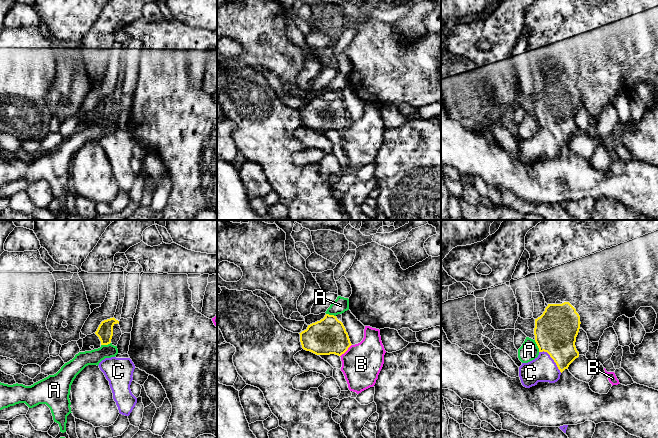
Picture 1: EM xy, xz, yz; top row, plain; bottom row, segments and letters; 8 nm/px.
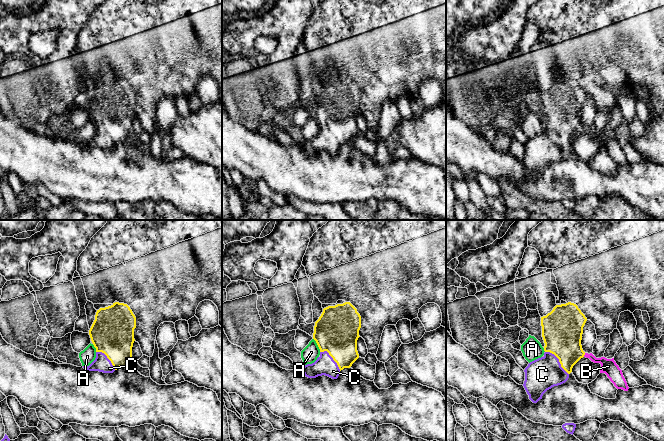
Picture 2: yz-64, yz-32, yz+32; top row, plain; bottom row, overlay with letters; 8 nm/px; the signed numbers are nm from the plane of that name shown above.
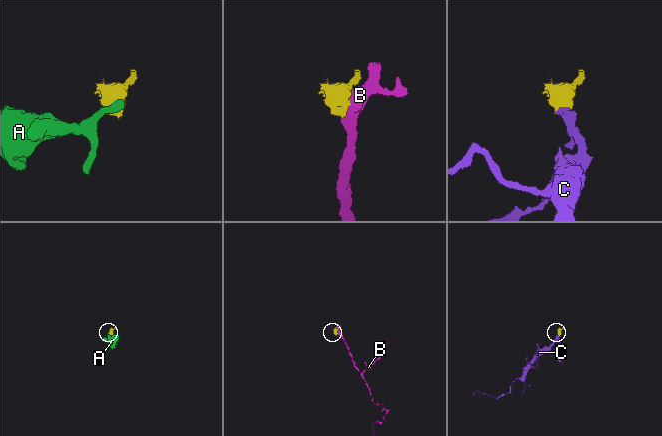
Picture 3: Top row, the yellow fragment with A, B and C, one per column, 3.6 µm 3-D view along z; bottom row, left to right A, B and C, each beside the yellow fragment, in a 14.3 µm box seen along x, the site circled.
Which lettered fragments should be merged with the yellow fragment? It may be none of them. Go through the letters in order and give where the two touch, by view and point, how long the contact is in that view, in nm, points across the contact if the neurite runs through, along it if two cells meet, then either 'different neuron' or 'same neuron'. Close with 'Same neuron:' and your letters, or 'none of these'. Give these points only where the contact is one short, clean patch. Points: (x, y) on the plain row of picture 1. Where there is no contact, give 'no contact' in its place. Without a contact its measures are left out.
A: yz (537, 121) | 100 nm | along yz (534, 116), (539, 127) | different neuron
B: xz (346, 126) | 140 nm | along xz (351, 120), (340, 132) | different neuron
C: yz (552, 134) | 260 nm | across yz (555, 107), (552, 134), (543, 144) | same neuron
Same neuron: C

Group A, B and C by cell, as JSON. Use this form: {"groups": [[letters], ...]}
{"groups": [["A"], ["B"], ["C"]]}

